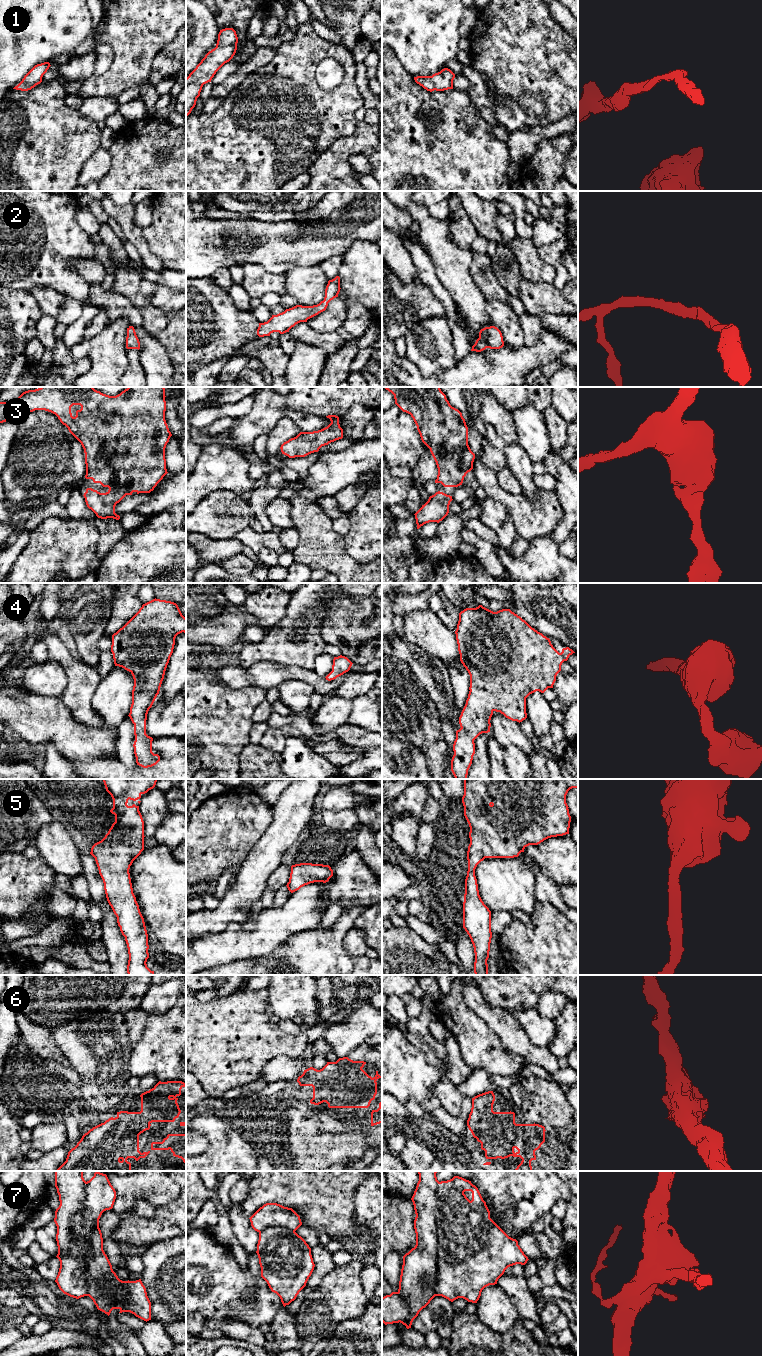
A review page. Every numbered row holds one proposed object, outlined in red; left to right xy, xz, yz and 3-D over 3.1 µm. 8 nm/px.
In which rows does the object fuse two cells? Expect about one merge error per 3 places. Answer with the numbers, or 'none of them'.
7

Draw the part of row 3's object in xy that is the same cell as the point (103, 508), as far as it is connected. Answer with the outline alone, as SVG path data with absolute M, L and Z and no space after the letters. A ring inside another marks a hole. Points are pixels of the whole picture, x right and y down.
M40 387L23 392L17 399L0 402L0 423L17 419L23 414L35 410L45 410L55 414L60 422L81 443L85 453L86 479L108 487L106 493L87 488L84 493L86 505L98 518L120 519L115 513L115 506L126 495L133 492L150 493L168 473L166 469L165 448L172 436L165 420L166 401L164 387L128 387L116 396L109 396L93 387ZM80 405L73 417L71 407Z

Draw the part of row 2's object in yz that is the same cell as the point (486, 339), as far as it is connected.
M490 326L480 330L479 338L472 346L471 351L481 352L486 348L500 349L503 346L504 341L501 331L495 326Z

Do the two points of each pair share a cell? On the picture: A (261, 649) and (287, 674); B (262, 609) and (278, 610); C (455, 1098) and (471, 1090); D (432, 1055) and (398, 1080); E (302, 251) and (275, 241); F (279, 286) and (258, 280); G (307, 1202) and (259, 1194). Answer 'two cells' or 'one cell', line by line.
A: two cells
B: one cell
C: two cells
D: two cells
E: one cell
F: one cell
G: one cell

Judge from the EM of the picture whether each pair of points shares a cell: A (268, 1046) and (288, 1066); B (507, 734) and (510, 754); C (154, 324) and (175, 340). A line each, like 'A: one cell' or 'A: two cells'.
A: two cells
B: two cells
C: two cells

